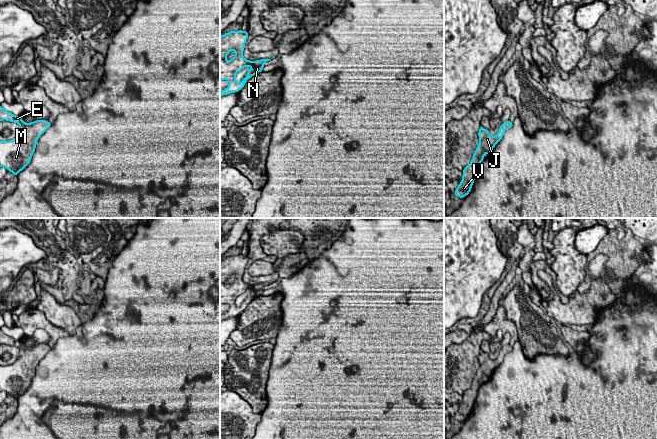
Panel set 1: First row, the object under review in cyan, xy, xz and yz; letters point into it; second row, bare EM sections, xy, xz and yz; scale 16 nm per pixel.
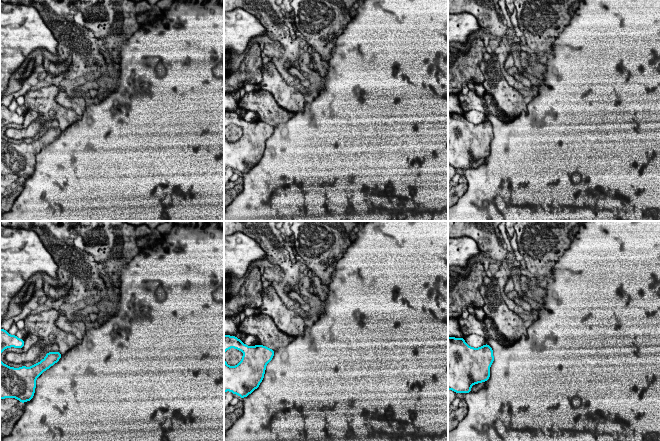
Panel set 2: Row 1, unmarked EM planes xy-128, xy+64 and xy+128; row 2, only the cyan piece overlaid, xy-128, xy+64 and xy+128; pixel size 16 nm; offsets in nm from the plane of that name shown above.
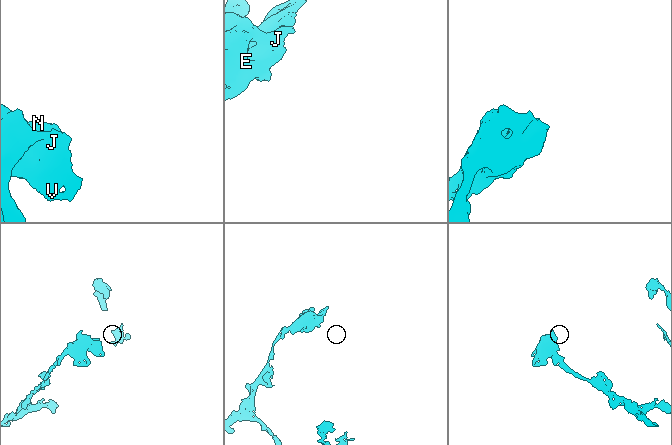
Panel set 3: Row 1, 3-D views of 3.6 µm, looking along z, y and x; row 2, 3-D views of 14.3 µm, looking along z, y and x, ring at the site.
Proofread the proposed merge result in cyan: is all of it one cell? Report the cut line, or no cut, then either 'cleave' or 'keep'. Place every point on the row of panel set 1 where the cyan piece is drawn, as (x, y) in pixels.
no cut; keep

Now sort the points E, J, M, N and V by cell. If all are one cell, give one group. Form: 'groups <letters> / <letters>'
groups E J M N V

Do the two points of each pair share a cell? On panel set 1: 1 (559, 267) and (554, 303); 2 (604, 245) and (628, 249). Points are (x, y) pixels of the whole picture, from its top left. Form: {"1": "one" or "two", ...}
{"1": "two", "2": "one"}

